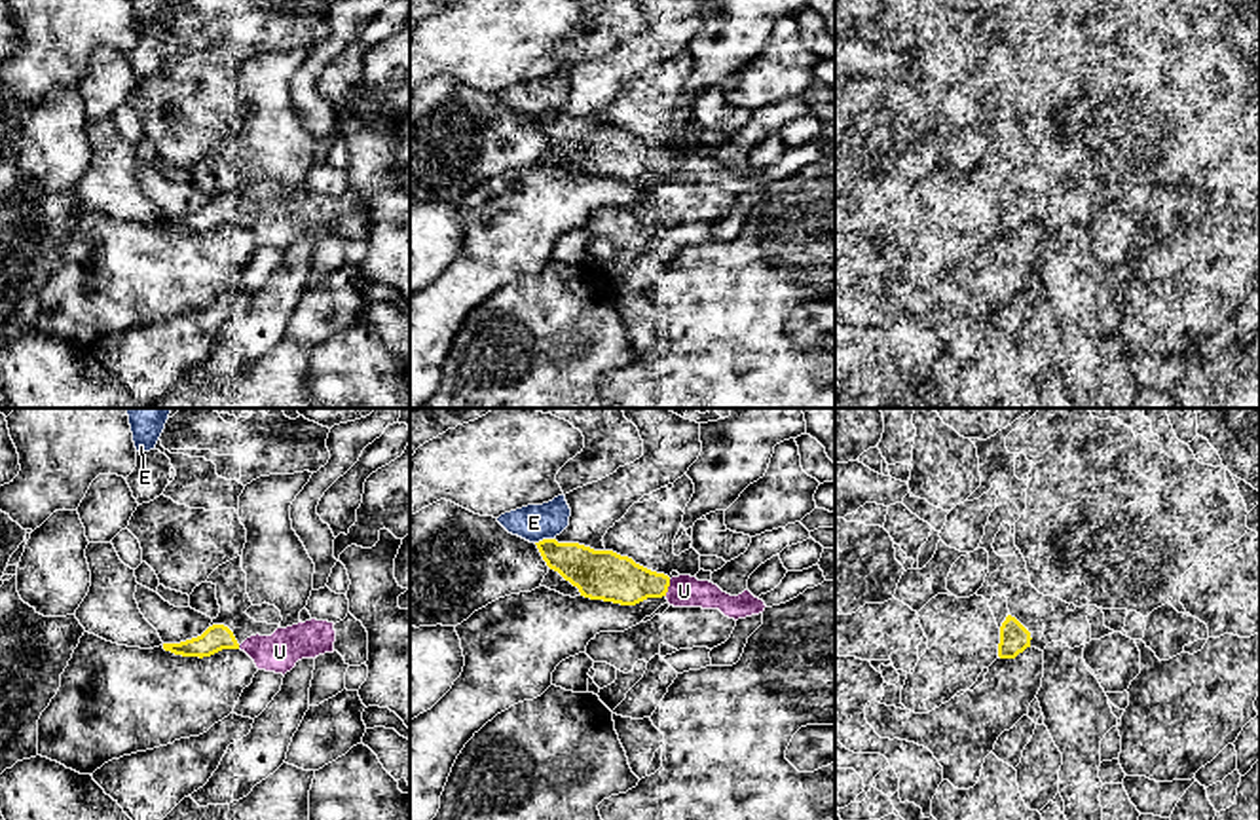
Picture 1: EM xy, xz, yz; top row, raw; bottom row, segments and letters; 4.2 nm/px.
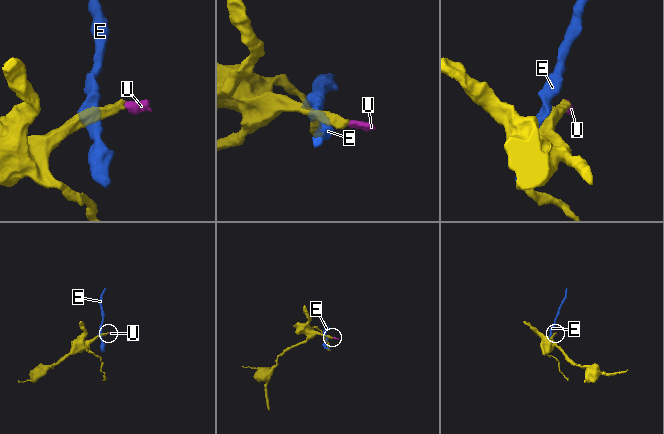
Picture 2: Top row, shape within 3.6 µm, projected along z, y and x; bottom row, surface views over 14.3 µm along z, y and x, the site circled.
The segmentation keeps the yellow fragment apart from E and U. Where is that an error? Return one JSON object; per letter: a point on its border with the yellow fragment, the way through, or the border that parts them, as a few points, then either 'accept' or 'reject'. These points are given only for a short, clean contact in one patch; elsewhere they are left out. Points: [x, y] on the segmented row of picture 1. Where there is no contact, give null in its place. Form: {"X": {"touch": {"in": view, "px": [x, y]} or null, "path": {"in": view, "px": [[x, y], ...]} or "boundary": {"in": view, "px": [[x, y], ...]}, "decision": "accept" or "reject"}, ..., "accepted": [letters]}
{"E": {"touch": {"in": "xz", "px": [543, 540]}, "boundary": {"in": "xz", "px": [[553, 538], [543, 538], [536, 543]]}, "decision": "reject"}, "U": {"touch": {"in": "xz", "px": [668, 585]}, "decision": "accept"}, "accepted": ["U"]}

